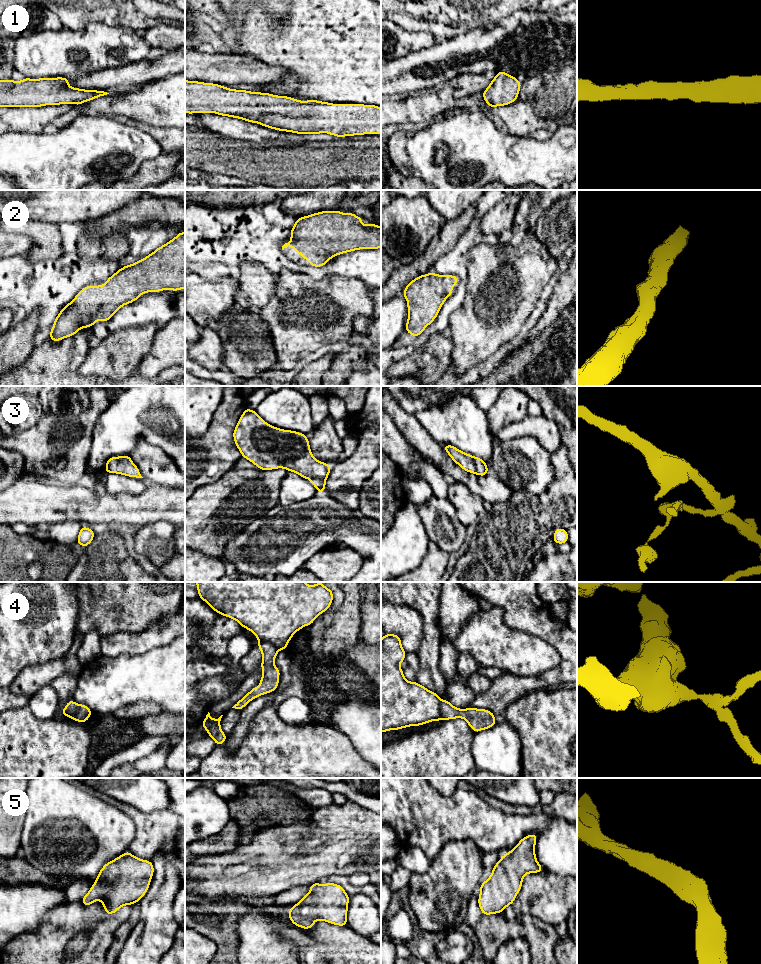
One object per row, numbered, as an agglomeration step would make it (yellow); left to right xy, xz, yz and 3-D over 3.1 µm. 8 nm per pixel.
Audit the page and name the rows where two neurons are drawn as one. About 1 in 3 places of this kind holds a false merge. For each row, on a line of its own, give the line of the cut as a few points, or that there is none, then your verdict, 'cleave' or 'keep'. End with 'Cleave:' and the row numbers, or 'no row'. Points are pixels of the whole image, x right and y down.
1: no cut | keep
2: no cut | keep
3: no cut | keep
4: xz (259, 641), (267, 641), (278, 650) | cleave
5: no cut | keep
Cleave: 4

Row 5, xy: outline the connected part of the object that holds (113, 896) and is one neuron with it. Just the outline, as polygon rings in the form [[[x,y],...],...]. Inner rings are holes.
[[[126,851],[106,863],[81,902],[89,906],[100,900],[107,916],[125,905],[139,902],[149,889],[154,873],[151,861],[142,860]]]

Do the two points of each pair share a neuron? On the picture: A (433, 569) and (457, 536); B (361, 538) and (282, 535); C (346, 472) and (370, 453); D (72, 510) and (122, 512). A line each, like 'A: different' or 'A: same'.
A: different
B: same
C: same
D: same

